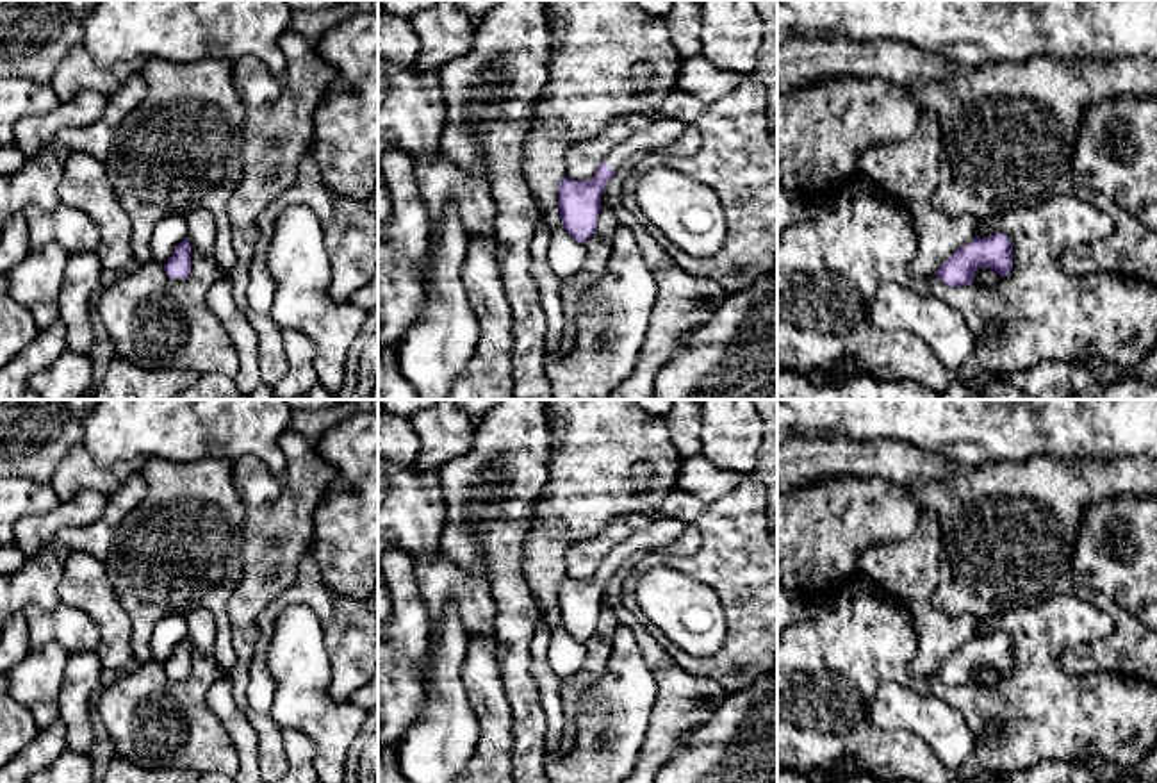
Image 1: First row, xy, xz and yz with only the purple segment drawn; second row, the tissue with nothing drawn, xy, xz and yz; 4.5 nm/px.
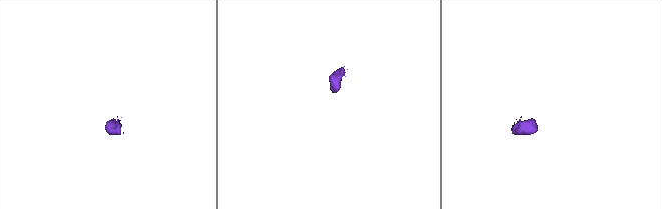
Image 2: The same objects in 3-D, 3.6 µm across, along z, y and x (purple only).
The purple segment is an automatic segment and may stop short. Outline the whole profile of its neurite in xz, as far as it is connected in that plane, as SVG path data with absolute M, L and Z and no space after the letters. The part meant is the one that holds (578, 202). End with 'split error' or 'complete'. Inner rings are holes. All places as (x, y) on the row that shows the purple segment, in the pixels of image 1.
M658 114L649 127L613 146L590 180L563 178L558 185L558 210L567 234L585 244L597 230L606 182L631 155L665 150L681 137L685 128L681 120Z; split error

